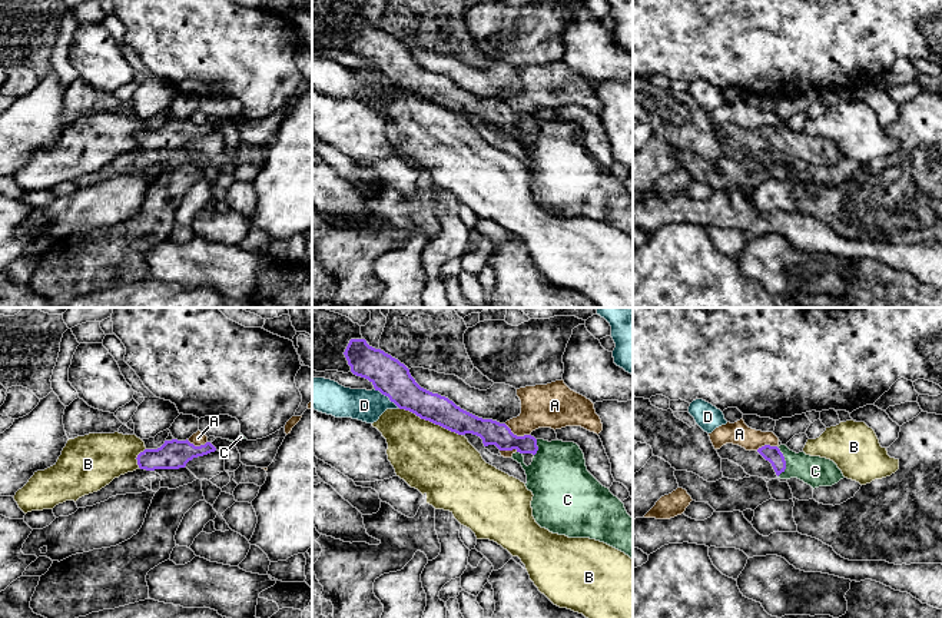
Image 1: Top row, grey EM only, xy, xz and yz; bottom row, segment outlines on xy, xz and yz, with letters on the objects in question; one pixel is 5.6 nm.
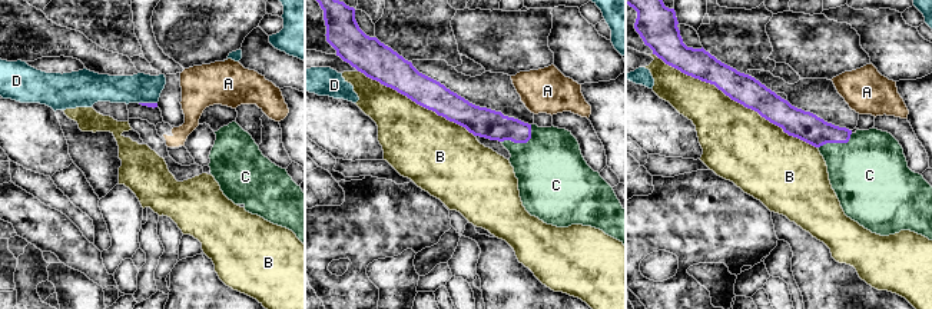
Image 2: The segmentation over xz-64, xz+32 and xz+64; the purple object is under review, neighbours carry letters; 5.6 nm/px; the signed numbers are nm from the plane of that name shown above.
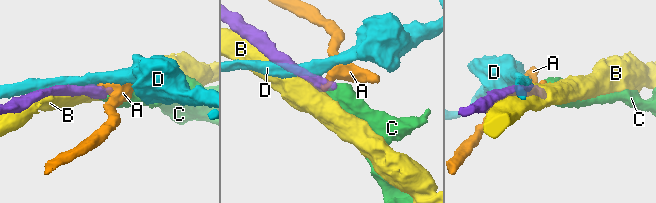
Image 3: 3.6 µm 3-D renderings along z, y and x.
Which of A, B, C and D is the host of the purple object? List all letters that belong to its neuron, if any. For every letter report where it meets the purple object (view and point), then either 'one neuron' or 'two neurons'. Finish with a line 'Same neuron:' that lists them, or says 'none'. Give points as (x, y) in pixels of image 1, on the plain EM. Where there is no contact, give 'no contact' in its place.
A: contact xz (516, 115); two neurons
B: contact xz (430, 100); two neurons
C: contact yz (785, 142); one neuron
D: contact xz (387, 75); two neurons
Same neuron: C

